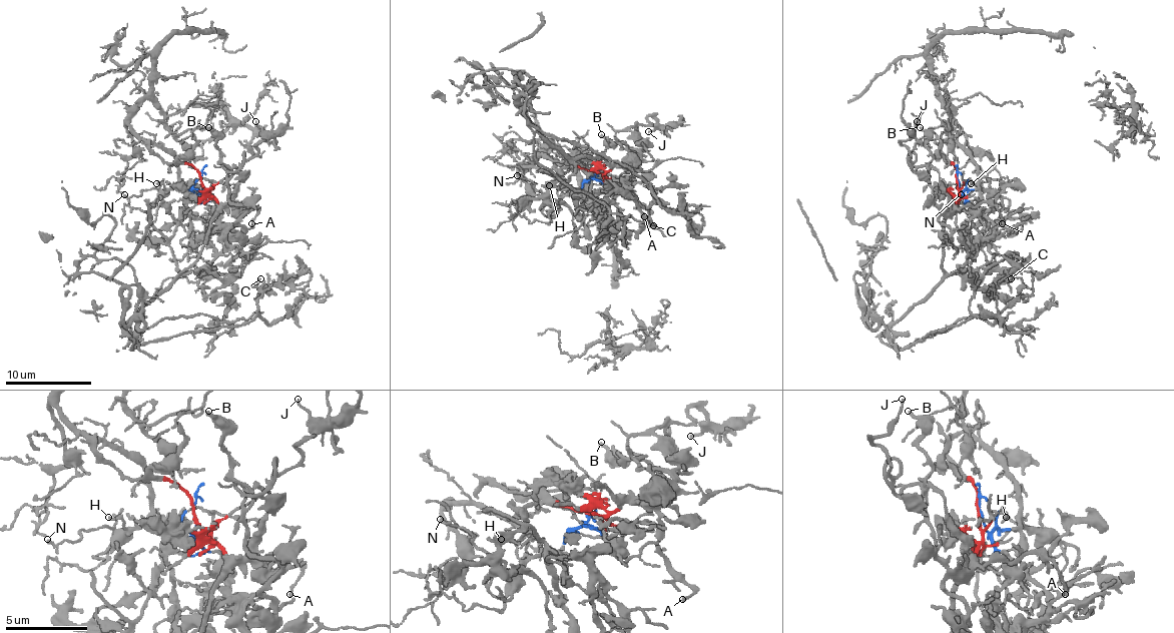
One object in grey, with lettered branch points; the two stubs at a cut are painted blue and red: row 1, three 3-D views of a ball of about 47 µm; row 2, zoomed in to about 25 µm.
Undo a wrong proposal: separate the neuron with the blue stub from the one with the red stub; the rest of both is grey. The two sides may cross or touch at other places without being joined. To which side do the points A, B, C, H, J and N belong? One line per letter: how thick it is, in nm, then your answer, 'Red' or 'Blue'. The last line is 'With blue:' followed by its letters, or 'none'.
A: Thickness 150 nm. Red
B: Thickness 200 nm. Red
C: Thickness 110 nm. Red
H: Thickness 120 nm. Blue
J: Thickness 110 nm. Red
N: Thickness 130 nm. Blue
With blue: H, N

